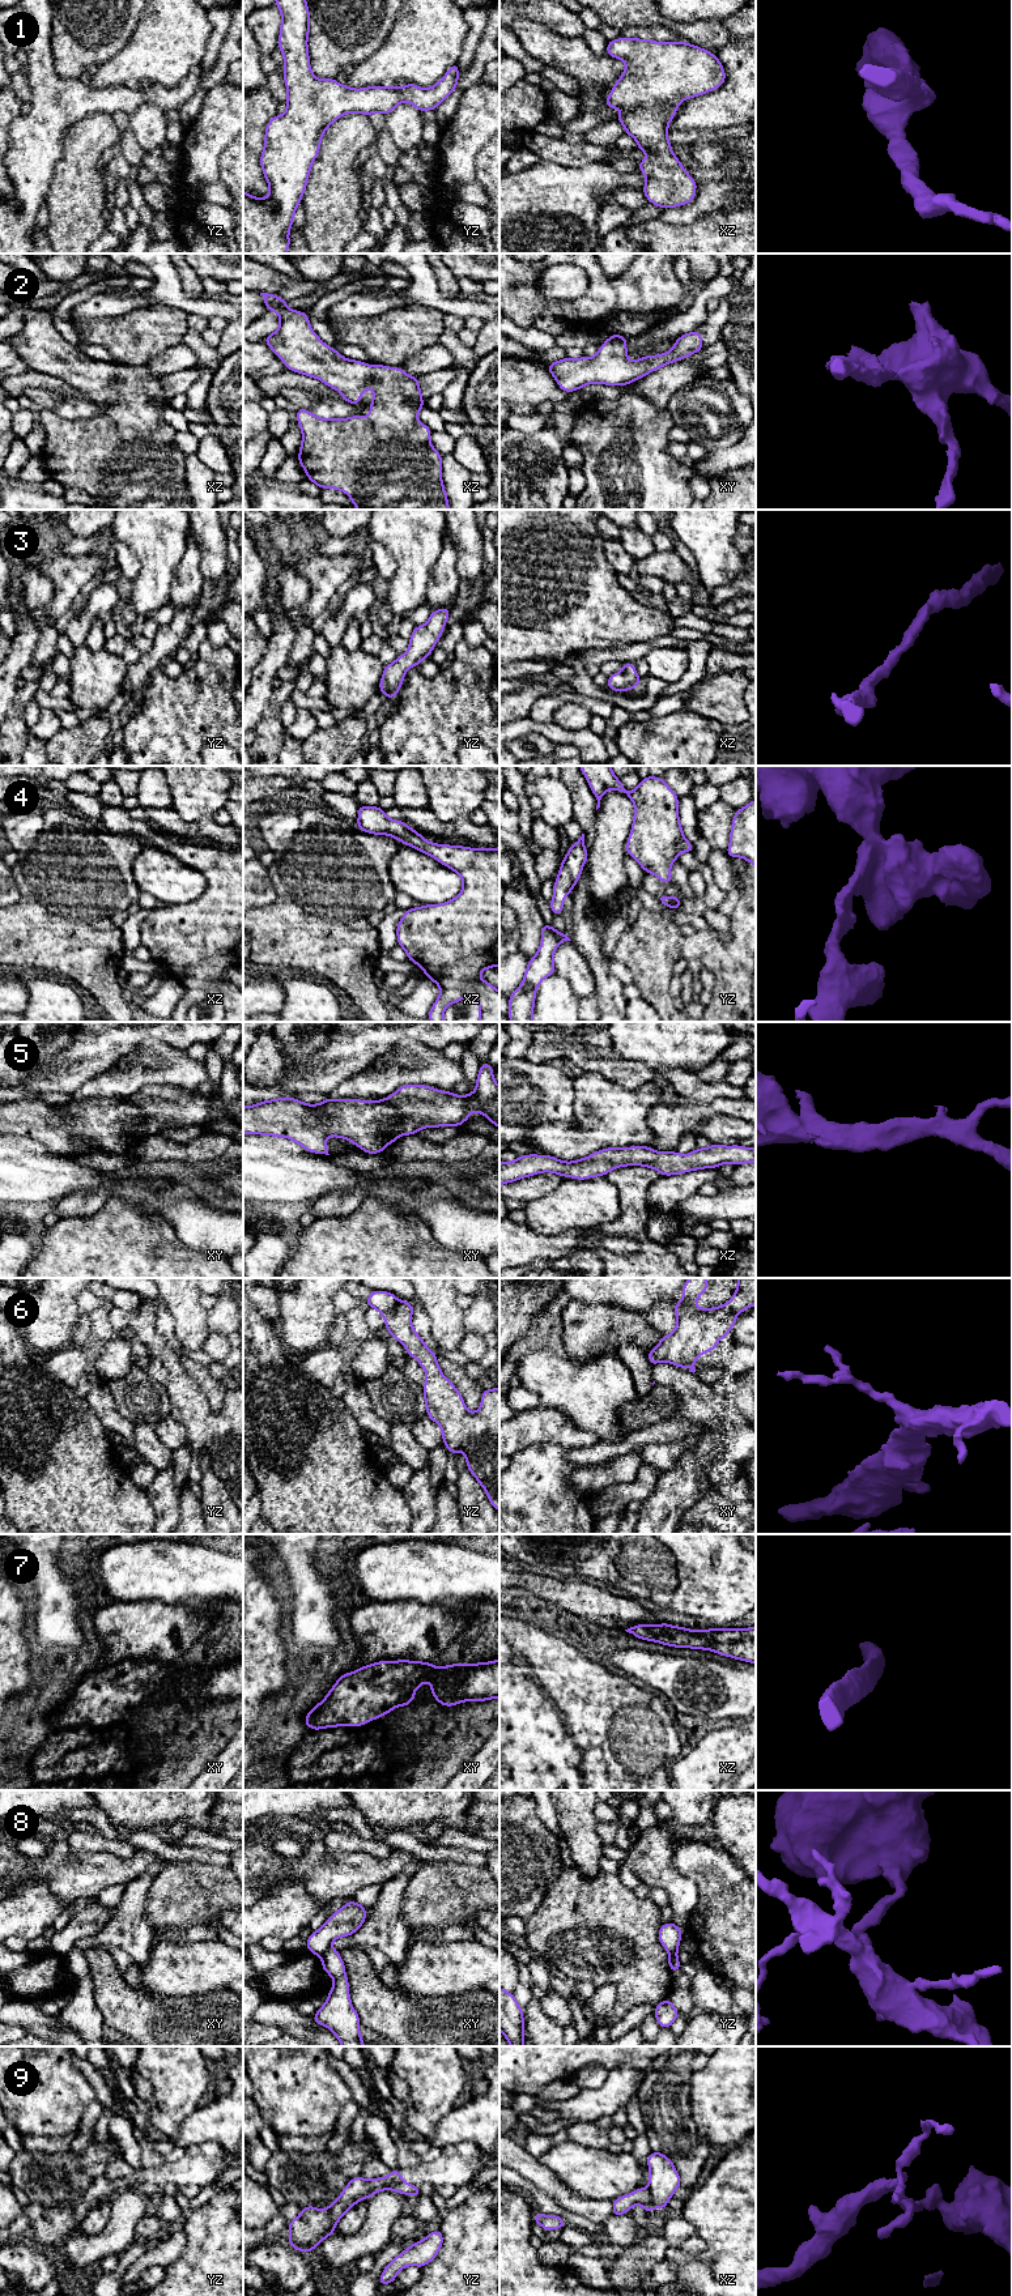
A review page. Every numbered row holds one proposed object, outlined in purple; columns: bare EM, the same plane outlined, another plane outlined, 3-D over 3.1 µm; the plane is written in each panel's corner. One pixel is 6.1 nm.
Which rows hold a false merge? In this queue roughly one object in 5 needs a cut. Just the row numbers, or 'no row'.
8, 9

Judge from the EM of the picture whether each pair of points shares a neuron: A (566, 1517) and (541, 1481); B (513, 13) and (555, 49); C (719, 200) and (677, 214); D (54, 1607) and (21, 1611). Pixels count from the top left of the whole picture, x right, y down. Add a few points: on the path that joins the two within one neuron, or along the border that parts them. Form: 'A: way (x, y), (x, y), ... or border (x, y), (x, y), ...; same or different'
A: way (558, 1508), (558, 1504), (544, 1490); same
B: border (513, 21), (531, 18), (548, 25); different
C: way (709, 200), (688, 213); same
D: border (29, 1609), (30, 1617); different

